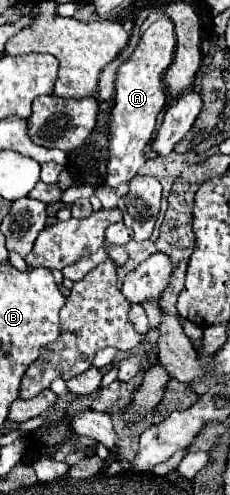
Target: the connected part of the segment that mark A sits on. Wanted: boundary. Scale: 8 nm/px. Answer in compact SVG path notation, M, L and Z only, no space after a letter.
M168 16L158 18L148 26L142 34L134 54L120 64L116 74L116 92L114 92L114 106L110 110L110 128L108 128L108 186L118 186L134 178L134 174L146 164L146 146L152 140L156 130L156 120L160 110L166 106L166 86L164 74L174 62L176 50L176 34L174 22Z

